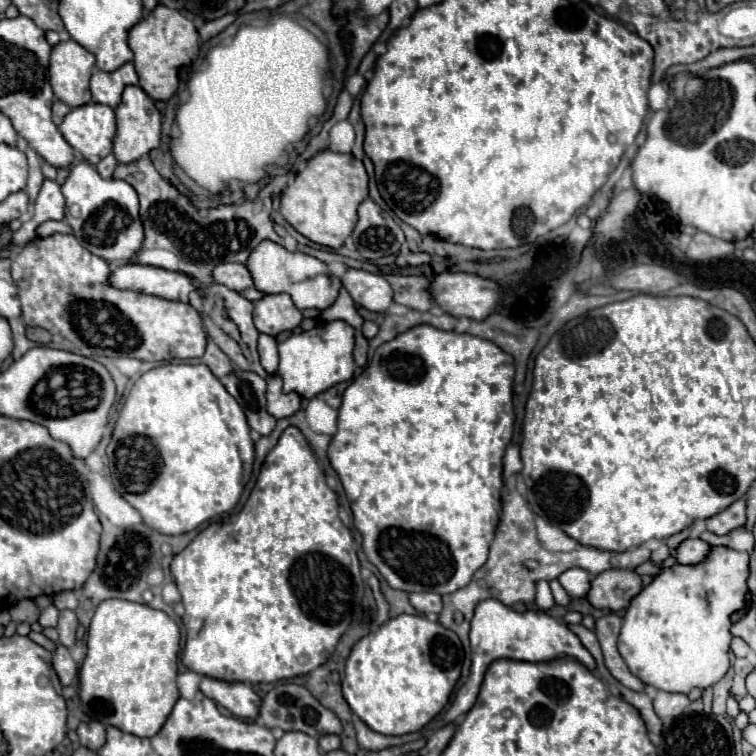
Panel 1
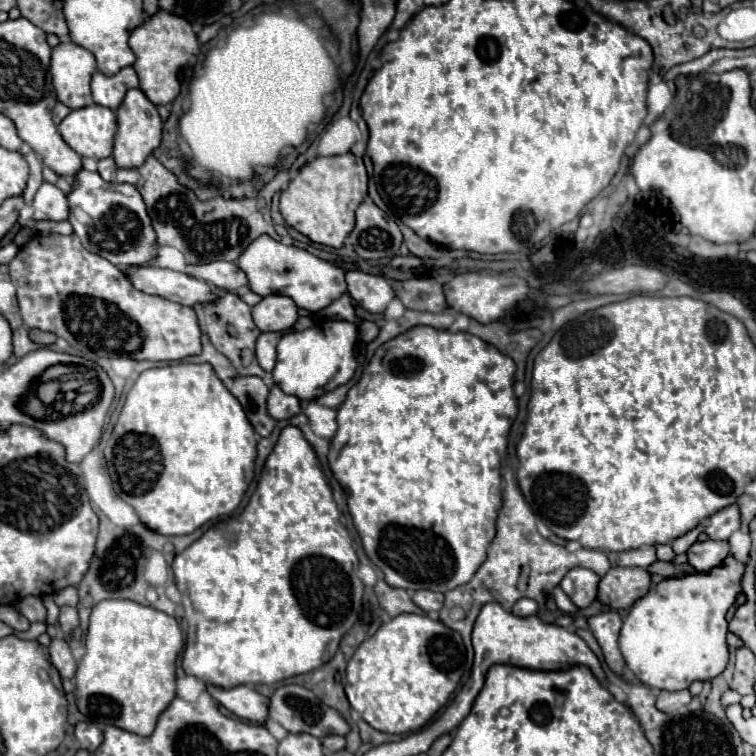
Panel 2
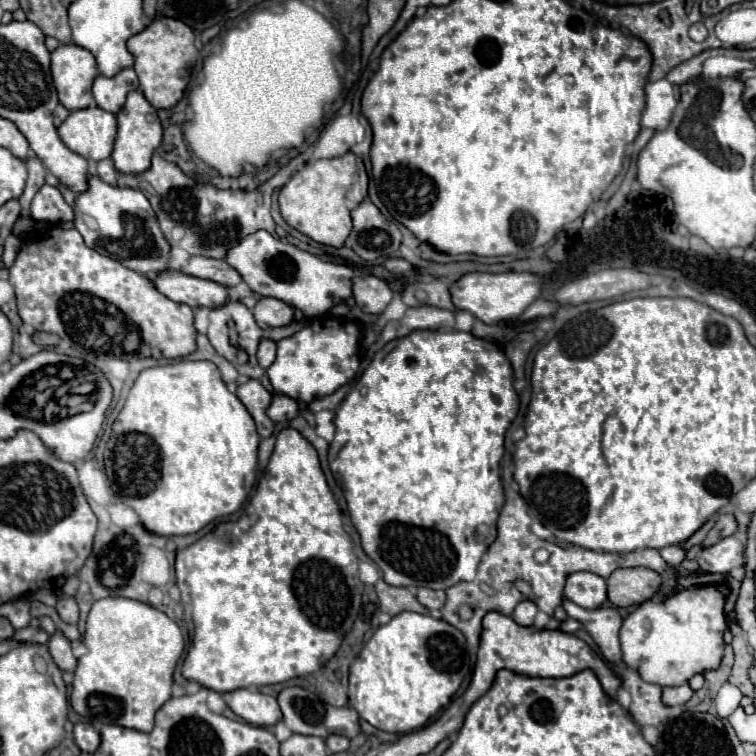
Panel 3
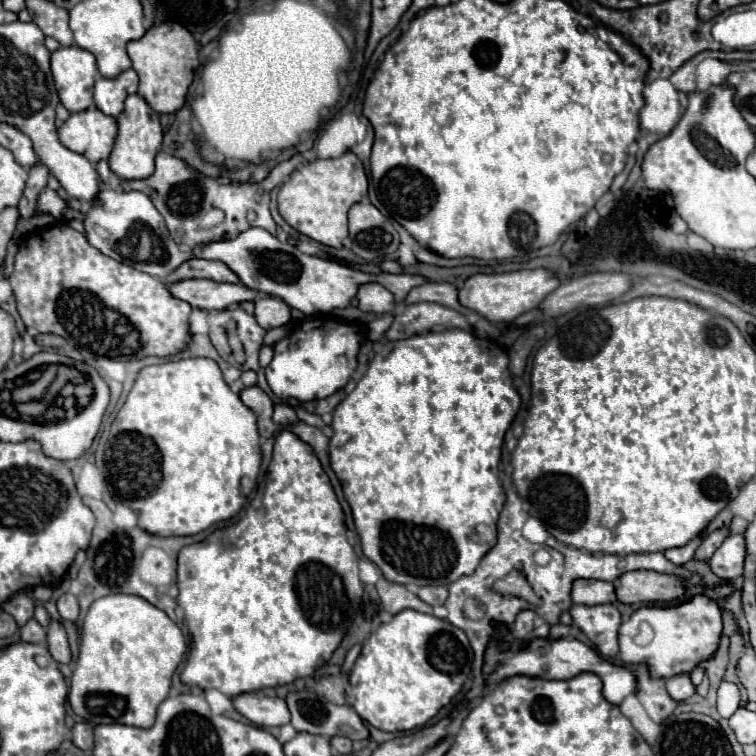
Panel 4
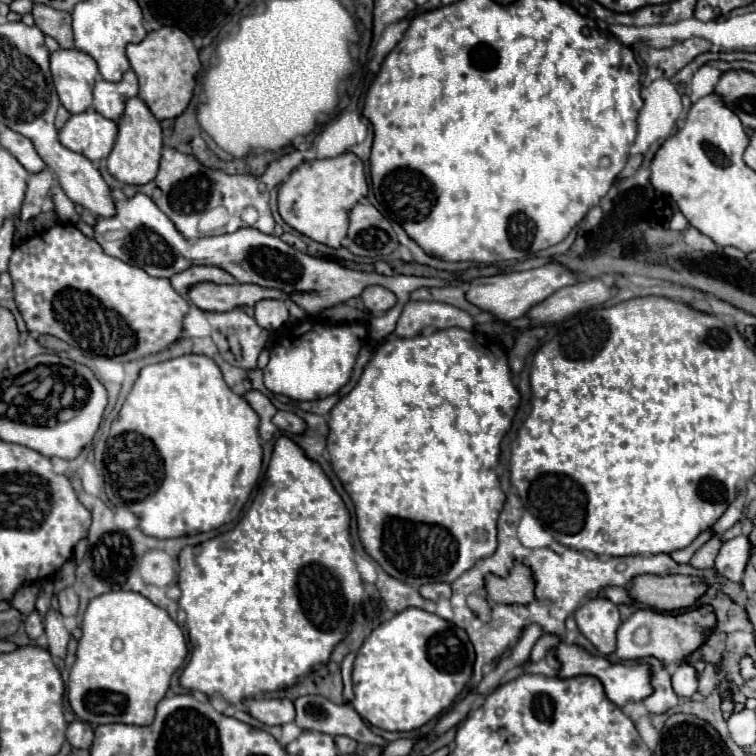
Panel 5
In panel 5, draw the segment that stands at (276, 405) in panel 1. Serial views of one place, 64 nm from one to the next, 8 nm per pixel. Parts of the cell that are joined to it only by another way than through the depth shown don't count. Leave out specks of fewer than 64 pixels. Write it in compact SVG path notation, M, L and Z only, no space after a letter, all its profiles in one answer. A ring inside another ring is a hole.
M278 412L272 420L282 432L288 432L288 434L302 434L306 432L306 422L302 418L298 418L296 414L292 412Z

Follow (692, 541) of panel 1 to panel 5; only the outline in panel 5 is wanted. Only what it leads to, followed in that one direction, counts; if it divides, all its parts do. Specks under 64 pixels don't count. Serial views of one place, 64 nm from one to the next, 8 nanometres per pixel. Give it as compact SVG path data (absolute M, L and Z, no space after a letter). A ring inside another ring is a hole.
M736 536L728 542L722 544L718 556L716 556L716 570L720 572L720 576L732 580L732 582L740 582L744 568L750 560L752 554L752 542L748 540L748 536Z

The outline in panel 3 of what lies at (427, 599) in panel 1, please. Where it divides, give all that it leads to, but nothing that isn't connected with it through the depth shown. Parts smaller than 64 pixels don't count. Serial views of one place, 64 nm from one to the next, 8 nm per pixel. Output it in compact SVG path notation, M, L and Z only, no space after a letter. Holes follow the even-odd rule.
M420 588L416 598L420 600L420 604L424 604L428 610L434 608L442 608L446 602L446 592L444 590L432 590L432 588Z

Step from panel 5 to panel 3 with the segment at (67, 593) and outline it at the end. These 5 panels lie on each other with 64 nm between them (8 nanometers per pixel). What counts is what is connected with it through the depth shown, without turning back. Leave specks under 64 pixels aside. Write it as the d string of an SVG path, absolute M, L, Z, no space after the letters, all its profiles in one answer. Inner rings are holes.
M64 596L64 598L58 598L58 604L56 604L56 610L60 614L60 618L68 624L76 624L78 622L78 604L72 596Z

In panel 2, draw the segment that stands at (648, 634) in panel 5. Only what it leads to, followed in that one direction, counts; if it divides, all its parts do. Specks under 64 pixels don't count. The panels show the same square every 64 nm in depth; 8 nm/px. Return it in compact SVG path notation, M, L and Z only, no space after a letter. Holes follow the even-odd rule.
M732 558L732 562L728 560L728 564L724 568L716 568L716 572L668 578L630 608L622 624L618 644L638 682L658 690L682 690L696 680L710 680L726 668L726 612L740 592L742 572L744 564ZM704 590L710 600L702 598Z

